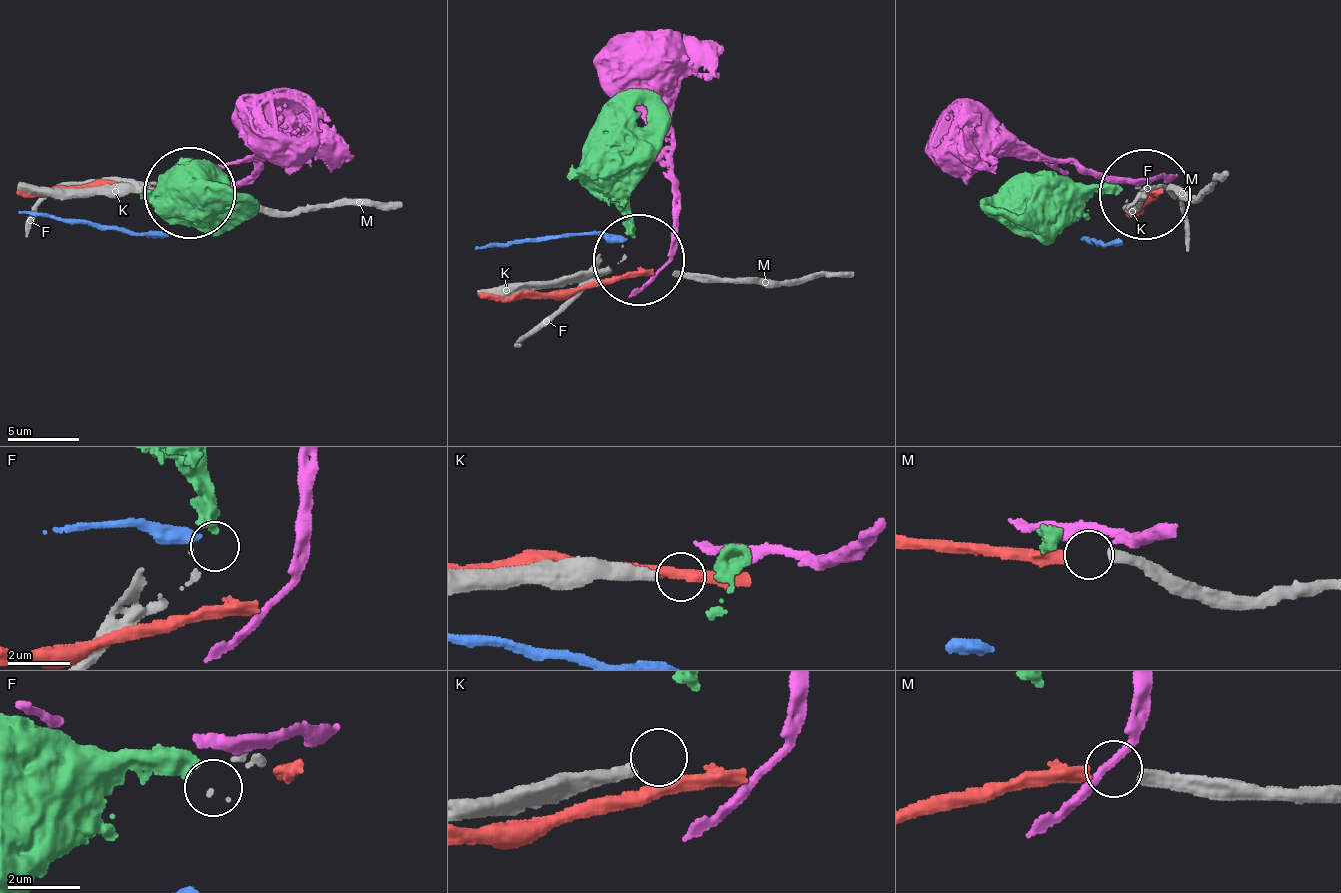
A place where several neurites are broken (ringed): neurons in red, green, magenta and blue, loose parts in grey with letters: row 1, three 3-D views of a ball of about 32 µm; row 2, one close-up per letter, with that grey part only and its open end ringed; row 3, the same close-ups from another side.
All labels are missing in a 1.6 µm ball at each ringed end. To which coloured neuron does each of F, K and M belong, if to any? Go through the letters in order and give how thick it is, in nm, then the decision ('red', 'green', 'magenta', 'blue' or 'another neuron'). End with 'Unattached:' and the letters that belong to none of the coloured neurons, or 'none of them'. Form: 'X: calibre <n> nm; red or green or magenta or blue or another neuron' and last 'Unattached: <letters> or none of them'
F: calibre 50 nm; green
K: calibre 360 nm; another neuron
M: calibre 340 nm; red
Unattached: K

